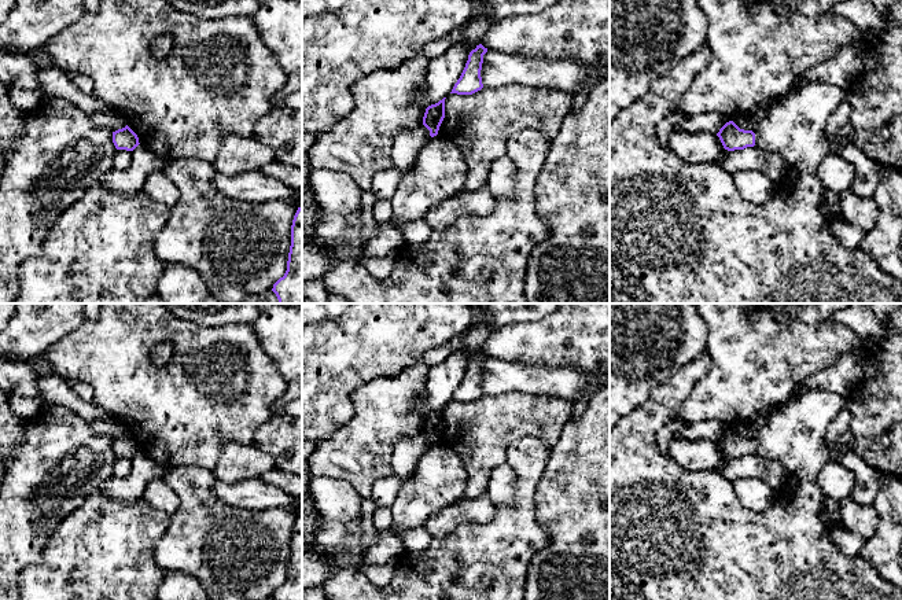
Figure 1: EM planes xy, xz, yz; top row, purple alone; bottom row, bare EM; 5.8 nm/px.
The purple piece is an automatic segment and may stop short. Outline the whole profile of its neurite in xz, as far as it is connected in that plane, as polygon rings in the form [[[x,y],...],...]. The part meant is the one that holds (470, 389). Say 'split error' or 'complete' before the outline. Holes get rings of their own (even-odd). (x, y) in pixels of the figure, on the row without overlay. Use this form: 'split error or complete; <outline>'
complete; [[[482,351],[470,360],[465,375],[450,401],[472,402],[483,395],[481,378],[486,360],[487,356]]]

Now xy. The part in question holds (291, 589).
complete; [[[298,515],[291,533],[291,553],[287,578],[272,596],[273,600],[302,600],[302,515]]]

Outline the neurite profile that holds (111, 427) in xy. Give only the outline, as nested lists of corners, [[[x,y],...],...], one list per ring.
[[[114,416],[106,417],[103,420],[95,420],[89,423],[89,426],[95,435],[106,435],[113,439],[126,434],[125,426]]]

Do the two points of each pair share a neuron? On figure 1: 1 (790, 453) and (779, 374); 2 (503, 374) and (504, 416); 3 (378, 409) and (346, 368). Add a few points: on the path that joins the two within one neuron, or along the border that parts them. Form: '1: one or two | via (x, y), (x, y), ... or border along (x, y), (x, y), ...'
1: two | border along (796, 386), (788, 397)
2: two | border along (483, 393), (505, 394), (525, 391), (537, 394)
3: two | border along (391, 378), (363, 383), (352, 396), (350, 416)

